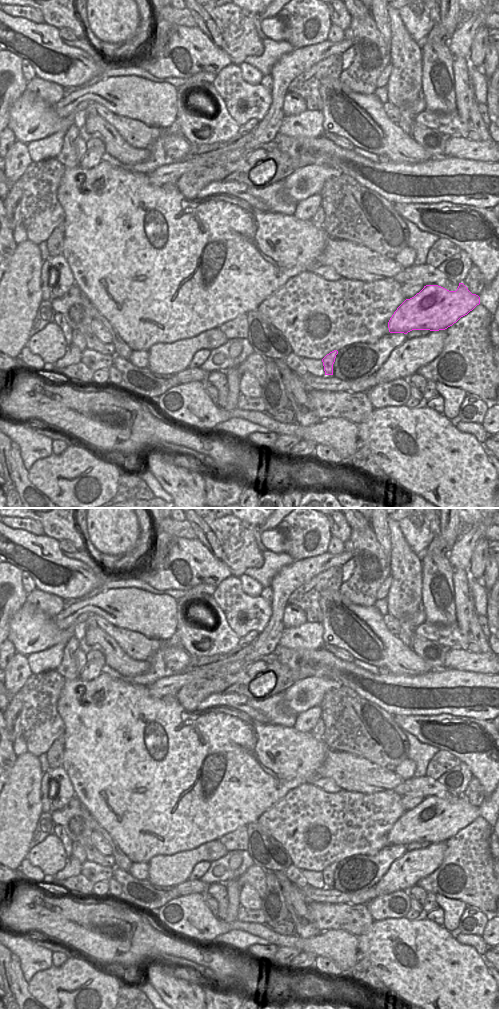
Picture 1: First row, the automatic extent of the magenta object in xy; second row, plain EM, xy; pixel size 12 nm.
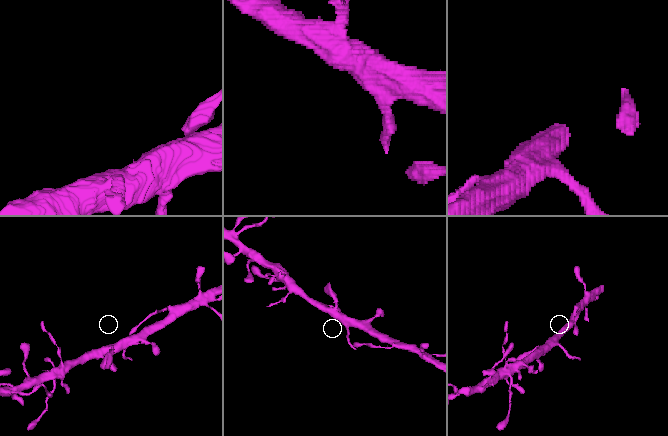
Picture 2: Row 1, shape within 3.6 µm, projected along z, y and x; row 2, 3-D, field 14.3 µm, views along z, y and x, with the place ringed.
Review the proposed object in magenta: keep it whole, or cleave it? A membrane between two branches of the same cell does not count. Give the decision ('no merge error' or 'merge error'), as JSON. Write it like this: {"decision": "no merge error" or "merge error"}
{"decision": "merge error"}

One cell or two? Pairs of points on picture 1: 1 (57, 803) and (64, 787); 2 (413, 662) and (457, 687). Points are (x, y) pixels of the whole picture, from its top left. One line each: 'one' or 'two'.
1: one
2: two

